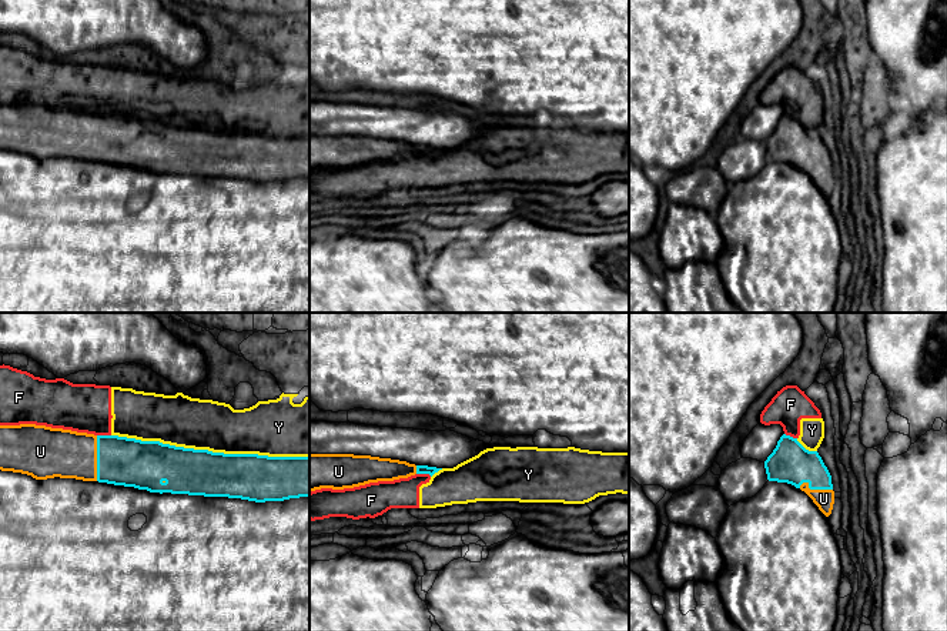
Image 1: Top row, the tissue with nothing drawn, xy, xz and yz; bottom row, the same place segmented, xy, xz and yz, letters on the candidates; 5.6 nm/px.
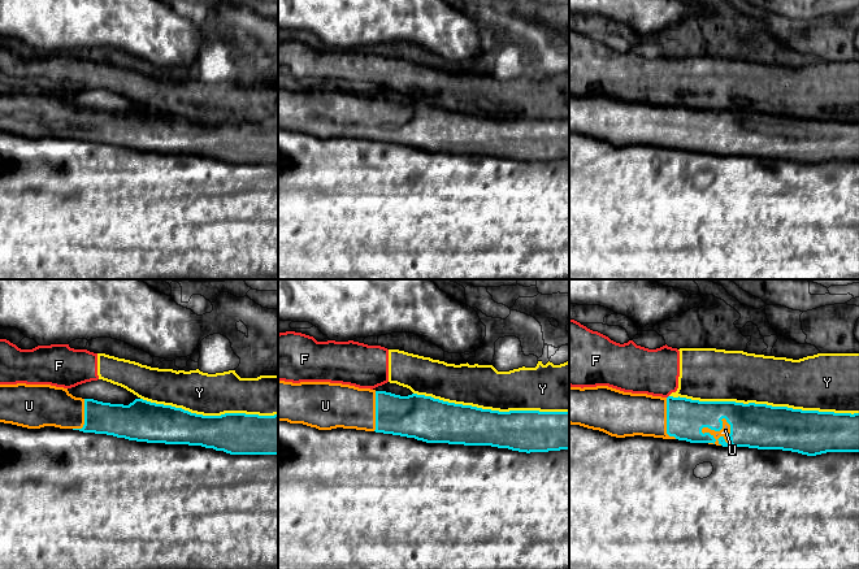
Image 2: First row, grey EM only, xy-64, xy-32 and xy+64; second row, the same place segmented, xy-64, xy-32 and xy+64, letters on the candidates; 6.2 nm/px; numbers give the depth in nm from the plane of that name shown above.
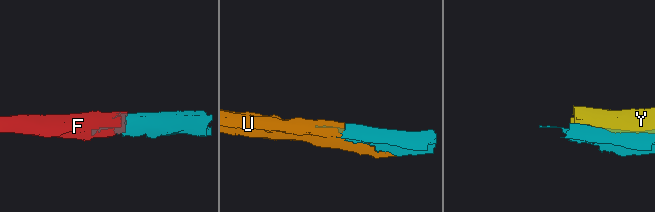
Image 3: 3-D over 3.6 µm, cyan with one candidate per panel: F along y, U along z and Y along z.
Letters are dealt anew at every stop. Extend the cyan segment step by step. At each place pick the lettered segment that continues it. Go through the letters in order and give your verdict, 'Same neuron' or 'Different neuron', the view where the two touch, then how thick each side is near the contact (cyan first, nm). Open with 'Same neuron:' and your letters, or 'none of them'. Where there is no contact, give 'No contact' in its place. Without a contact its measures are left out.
Same neuron: U
F: Different neuron. Touches cyan in xz. Thickness 50 nm (cyan) against 170 nm
U: Same neuron. Touches cyan in xy. Thickness 280 nm (cyan) against 280 nm
Y: Different neuron. Touches cyan in xy. Thickness 260 nm (cyan) against 300 nm

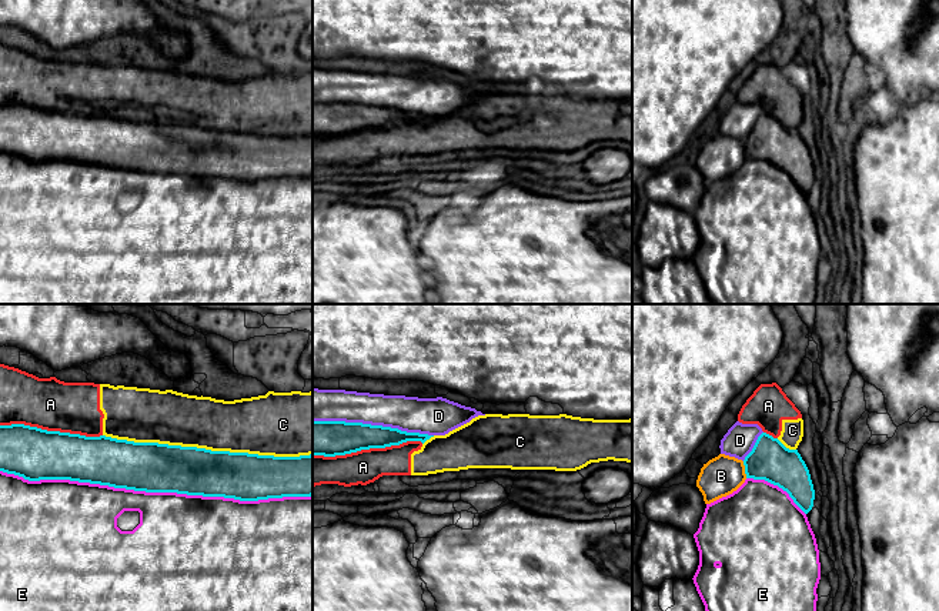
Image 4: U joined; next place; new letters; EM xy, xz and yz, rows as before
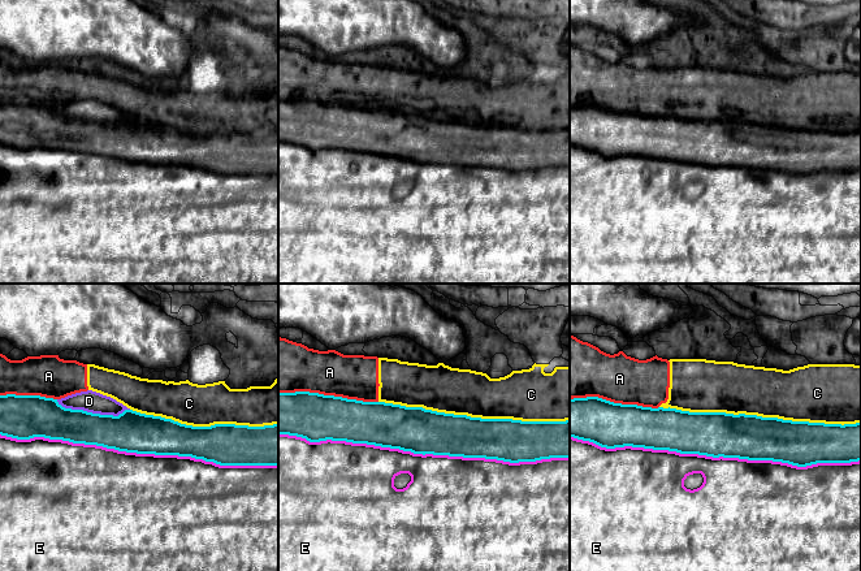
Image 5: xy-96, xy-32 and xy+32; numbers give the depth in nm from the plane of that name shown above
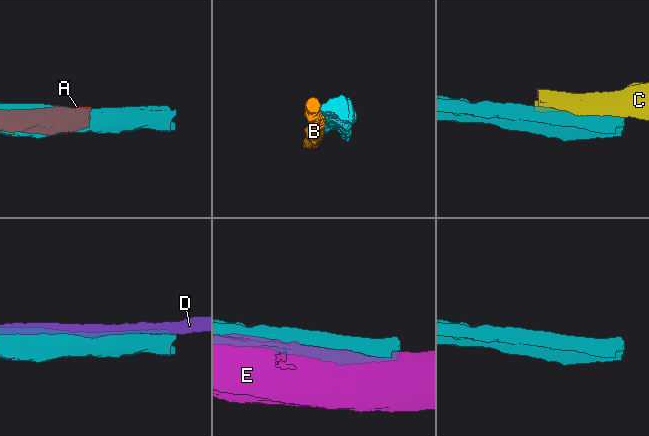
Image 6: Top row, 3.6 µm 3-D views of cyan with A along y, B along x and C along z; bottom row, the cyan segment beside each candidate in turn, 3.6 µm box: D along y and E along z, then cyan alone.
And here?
Same neuron: none of them
A: Different neuron. Touches cyan in xz. Thickness 200 nm (cyan) against 190 nm
B: Different neuron. Touches cyan in yz. Thickness 240 nm (cyan) against 220 nm
C: Different neuron. Touches cyan in xy. Thickness 280 nm (cyan) against 300 nm
D: Different neuron. Touches cyan in xz. Thickness 200 nm (cyan) against 200 nm
E: Different neuron. Touches cyan in xy. Thickness 280 nm (cyan) against 420 nm

